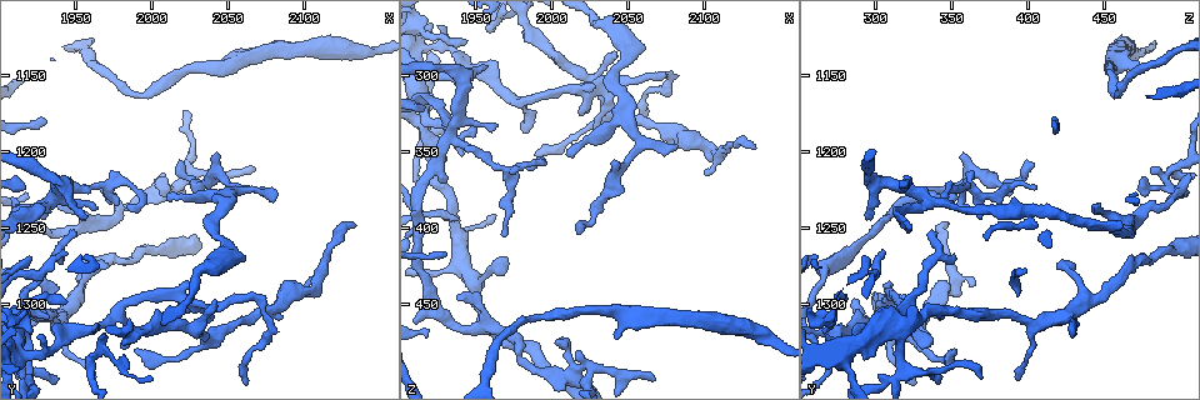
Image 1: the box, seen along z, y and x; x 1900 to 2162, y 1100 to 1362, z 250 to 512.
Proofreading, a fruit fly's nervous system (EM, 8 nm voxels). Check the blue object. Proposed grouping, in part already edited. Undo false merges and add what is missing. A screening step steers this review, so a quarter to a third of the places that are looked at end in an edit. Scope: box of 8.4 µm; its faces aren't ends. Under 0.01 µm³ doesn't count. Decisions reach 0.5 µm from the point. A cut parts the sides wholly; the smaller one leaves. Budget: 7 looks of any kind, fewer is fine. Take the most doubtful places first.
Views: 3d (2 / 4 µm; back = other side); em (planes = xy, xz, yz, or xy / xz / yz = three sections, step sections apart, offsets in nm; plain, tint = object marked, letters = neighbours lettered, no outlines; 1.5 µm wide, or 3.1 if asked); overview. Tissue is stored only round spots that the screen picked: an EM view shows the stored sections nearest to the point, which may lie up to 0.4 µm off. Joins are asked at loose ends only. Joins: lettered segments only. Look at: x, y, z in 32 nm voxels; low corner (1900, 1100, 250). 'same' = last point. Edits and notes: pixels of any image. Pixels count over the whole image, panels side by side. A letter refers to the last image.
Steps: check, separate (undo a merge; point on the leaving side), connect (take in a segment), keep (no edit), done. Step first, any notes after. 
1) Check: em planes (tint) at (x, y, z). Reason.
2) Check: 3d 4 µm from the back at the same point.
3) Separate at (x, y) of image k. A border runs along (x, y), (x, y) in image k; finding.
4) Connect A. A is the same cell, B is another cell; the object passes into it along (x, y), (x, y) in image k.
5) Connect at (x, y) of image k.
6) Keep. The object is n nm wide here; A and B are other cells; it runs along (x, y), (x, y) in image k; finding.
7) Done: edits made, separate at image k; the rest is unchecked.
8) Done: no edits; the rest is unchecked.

Check: em yz step 4 (plain) at (1934, 1234, 336). Looks like a crossing.

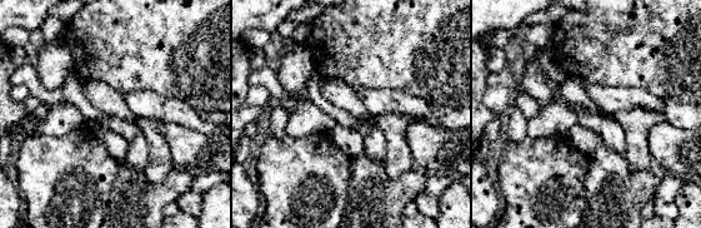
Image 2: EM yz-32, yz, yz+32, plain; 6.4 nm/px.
Check: em yz step 4 (letters) at the same point. What lies round it.

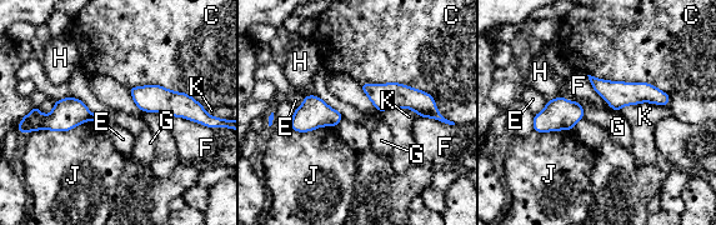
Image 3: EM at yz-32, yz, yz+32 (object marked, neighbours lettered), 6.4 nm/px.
Keep. C, E, F, G, H, J and K are other cells; it runs along (594, 80), (614, 93), (666, 100) in image 3; continuous, no second neuron.

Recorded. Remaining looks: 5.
Check: 3d 4 µm at (2034, 1220, 378). Calibre changes.

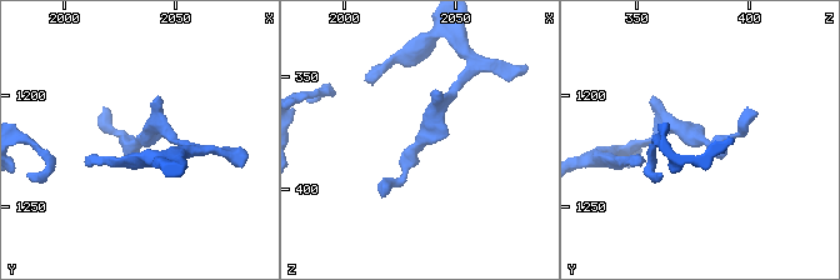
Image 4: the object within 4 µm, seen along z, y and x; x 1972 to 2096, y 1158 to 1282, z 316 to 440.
Check: em planes (plain) at (2034, 1220, 381). Need the tissue.

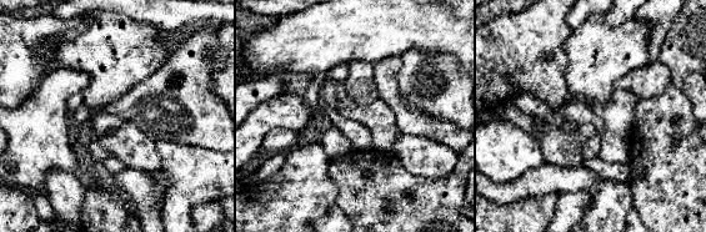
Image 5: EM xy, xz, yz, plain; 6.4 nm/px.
Check: em planes (letters) at the same point. What lies round it.

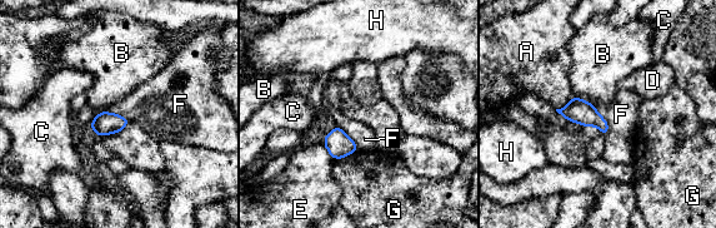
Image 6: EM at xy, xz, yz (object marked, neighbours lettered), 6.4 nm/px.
Keep. The longest contact is with F, 220 nm; A, B, C, D, E, F, G and H are other cells; a border runs along (98, 113), (116, 113), (129, 122) in image 6; all the same neuron.

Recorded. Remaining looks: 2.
Check: em yz step 4 (letters) at (1982, 1234, 362). Branch stops here.

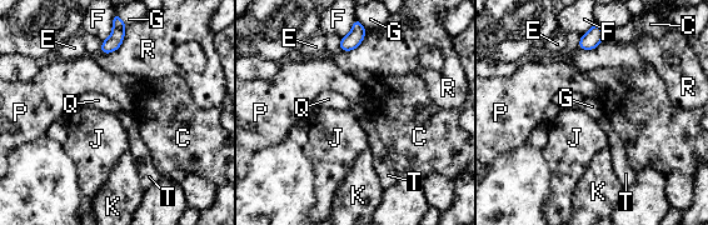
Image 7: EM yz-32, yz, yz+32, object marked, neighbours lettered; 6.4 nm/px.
Check: em planes (letters) at the same point.

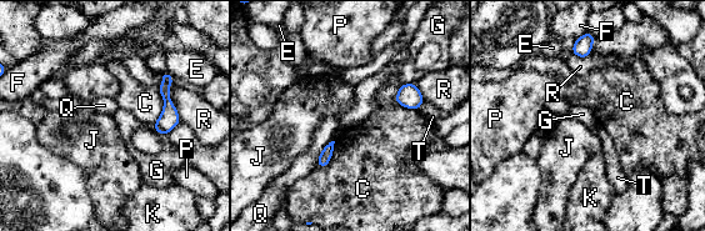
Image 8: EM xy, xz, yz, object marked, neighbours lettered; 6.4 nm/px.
Keep. C, E, F, G, J, K, P, Q, R and T are other cells; a border runs along (400, 85), (396, 101), (418, 110) in image 8; none of them fits.

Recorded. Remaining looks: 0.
Done: no edits; the rest is unchecked.

